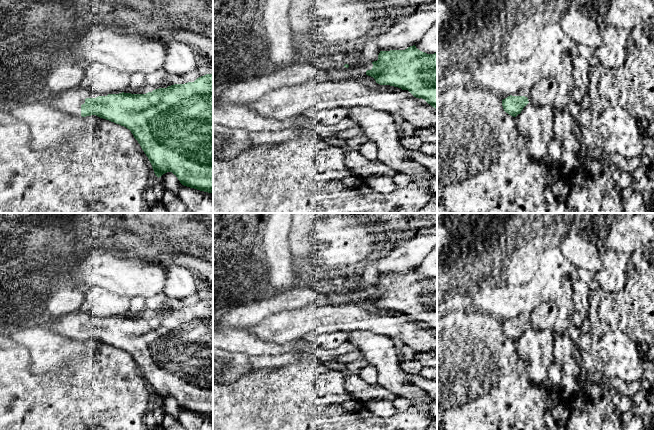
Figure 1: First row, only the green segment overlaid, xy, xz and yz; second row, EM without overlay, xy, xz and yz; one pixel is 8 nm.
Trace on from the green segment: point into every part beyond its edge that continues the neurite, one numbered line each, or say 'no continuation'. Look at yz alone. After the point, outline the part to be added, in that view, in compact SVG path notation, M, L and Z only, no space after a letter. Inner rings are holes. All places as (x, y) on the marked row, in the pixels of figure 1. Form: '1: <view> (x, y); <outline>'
1: yz (525, 92); M523 89L515 94L513 94L512 96L525 96L528 98L528 101L530 101L530 92L528 89Z

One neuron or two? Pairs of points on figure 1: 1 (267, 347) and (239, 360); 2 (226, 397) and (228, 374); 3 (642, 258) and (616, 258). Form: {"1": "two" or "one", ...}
{"1": "two", "2": "two", "3": "two"}

